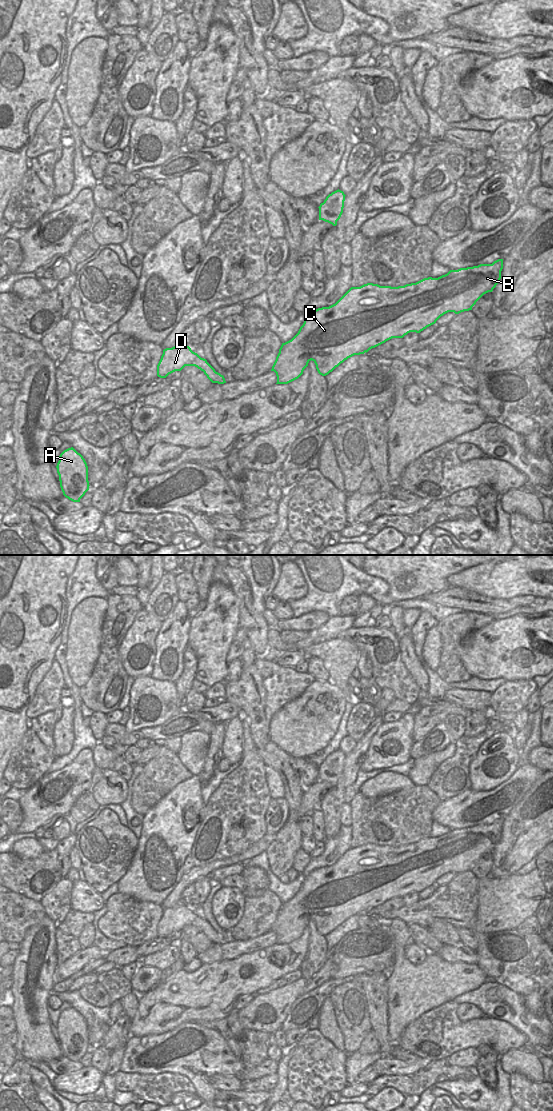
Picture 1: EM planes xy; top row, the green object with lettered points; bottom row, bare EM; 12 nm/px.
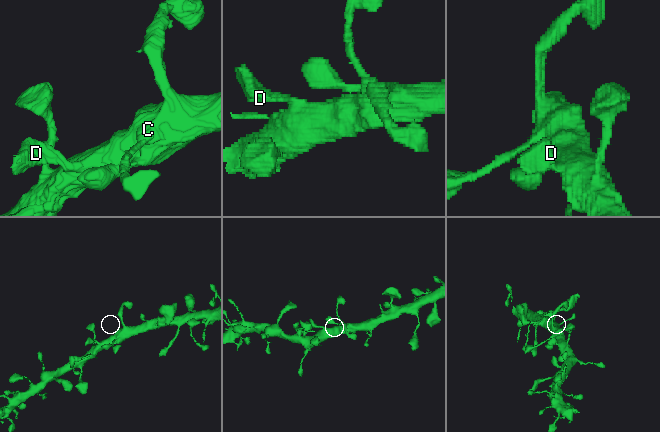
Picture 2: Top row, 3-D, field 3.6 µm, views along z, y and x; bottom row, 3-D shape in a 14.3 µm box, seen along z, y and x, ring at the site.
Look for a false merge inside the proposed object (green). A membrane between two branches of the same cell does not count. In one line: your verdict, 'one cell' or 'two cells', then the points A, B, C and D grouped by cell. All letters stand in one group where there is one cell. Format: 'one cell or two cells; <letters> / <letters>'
one cell; A B C D

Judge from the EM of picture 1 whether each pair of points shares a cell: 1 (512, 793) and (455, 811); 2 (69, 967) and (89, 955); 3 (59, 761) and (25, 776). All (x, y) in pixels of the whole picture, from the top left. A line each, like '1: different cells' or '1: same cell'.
1: same cell
2: same cell
3: different cells

